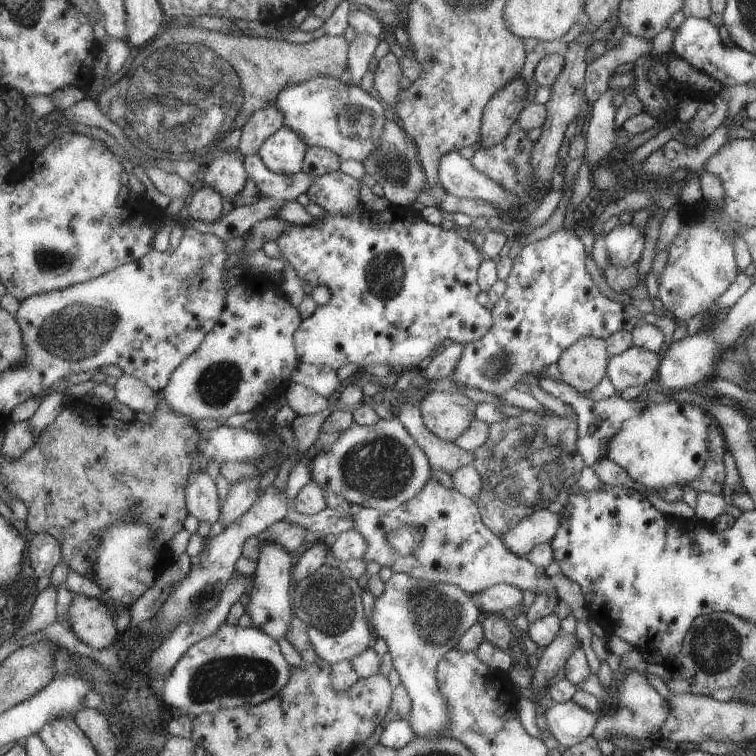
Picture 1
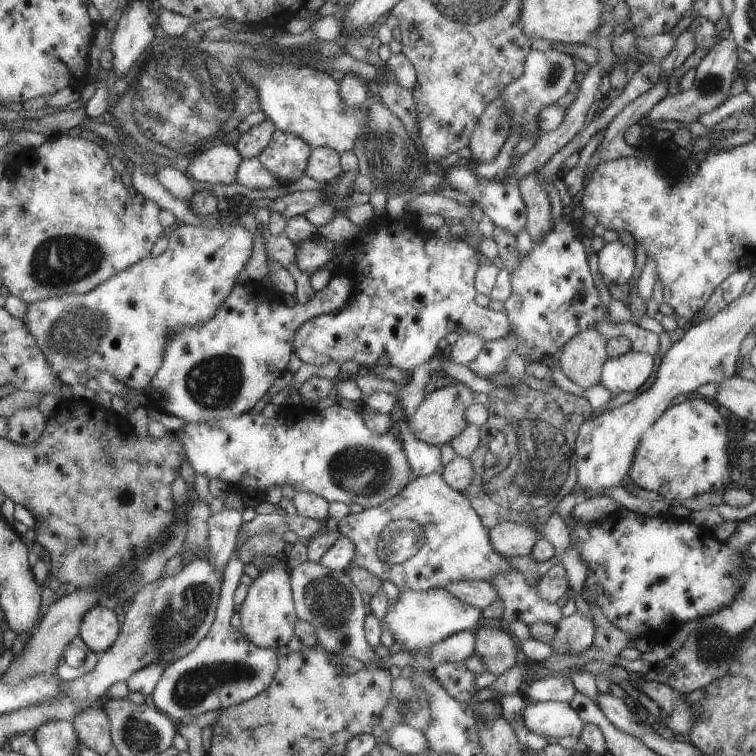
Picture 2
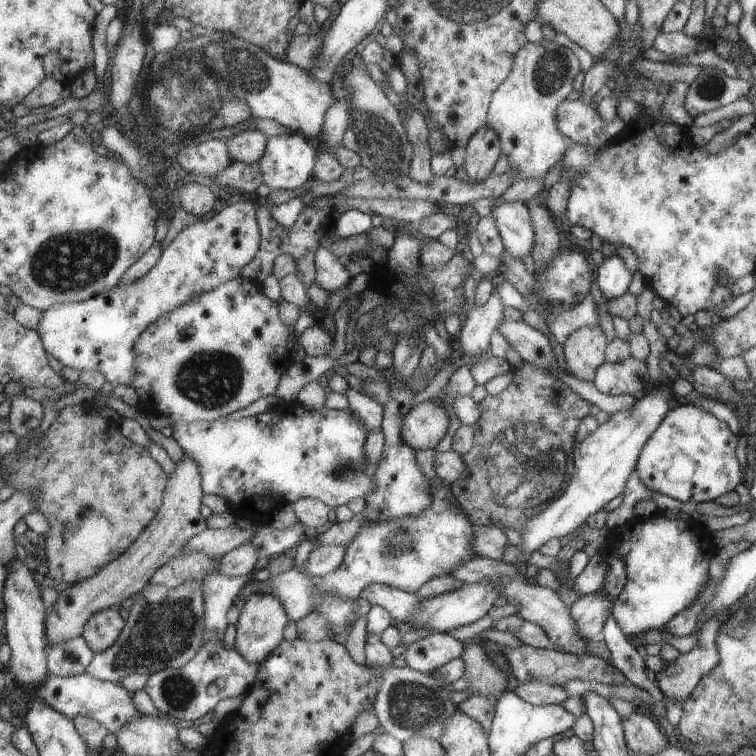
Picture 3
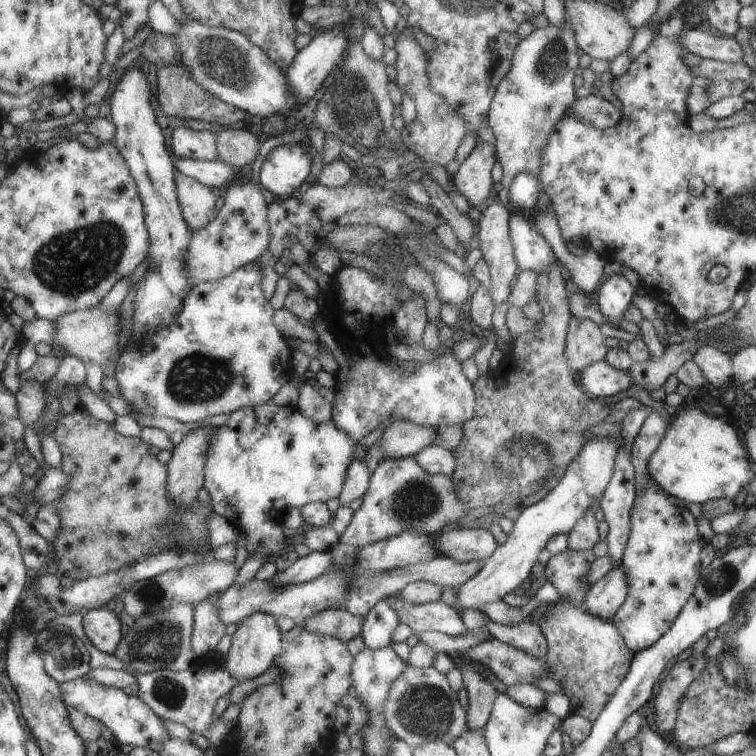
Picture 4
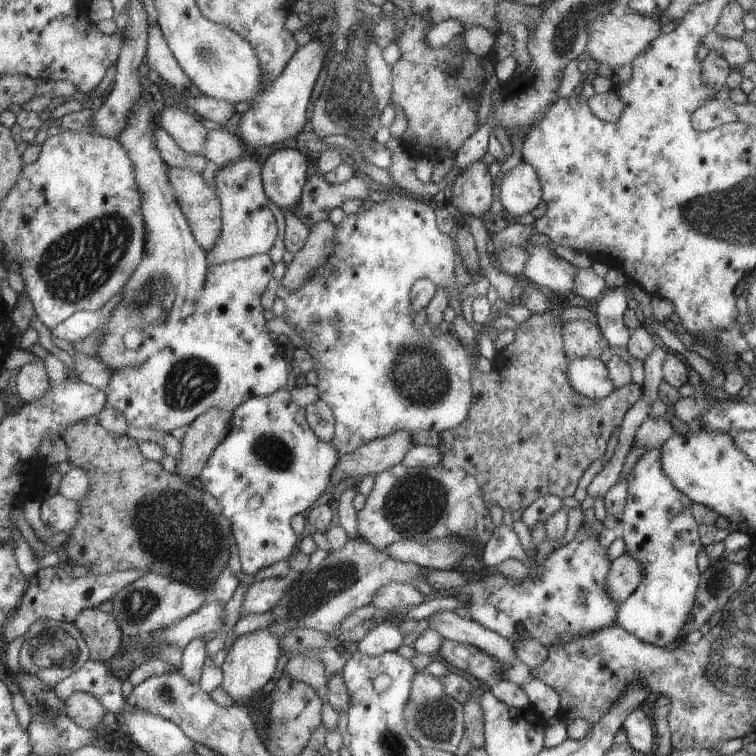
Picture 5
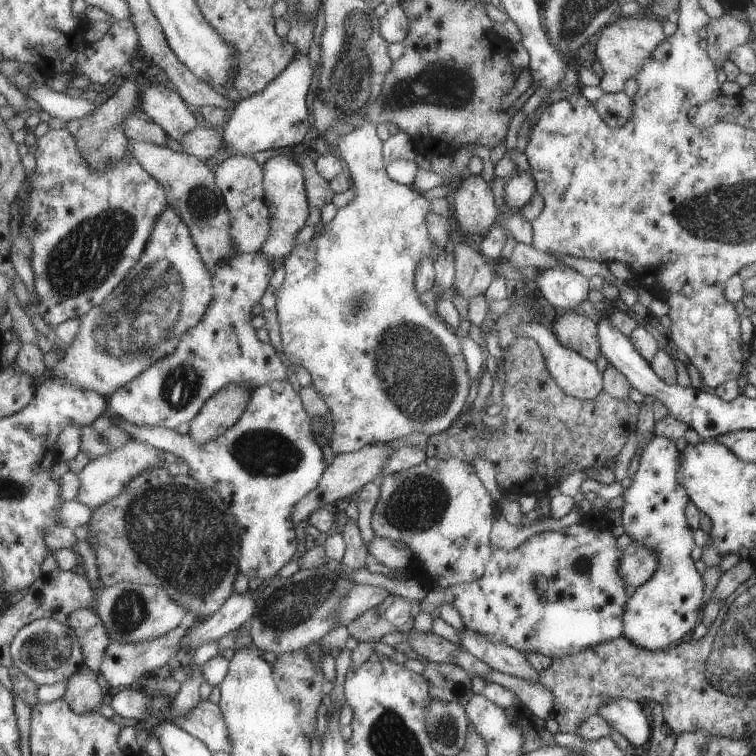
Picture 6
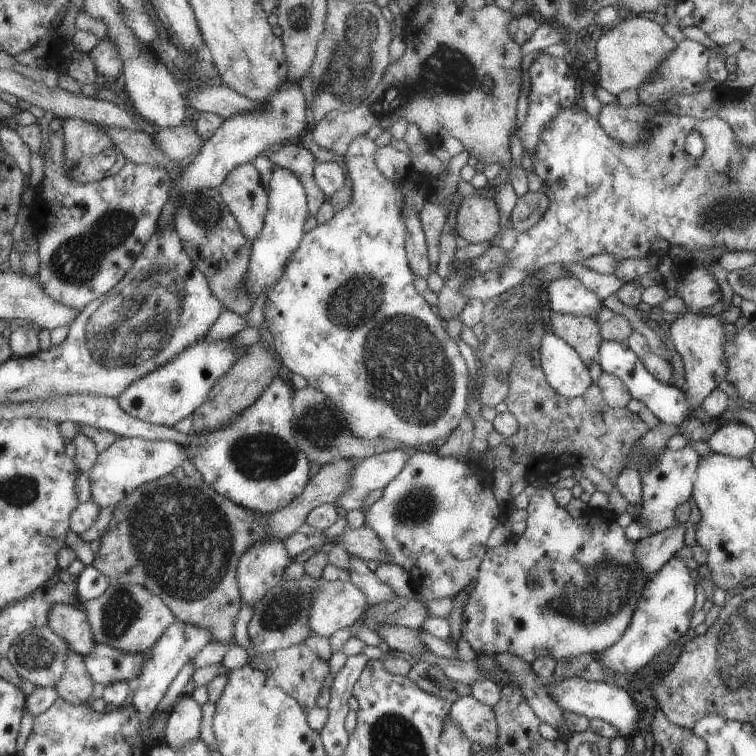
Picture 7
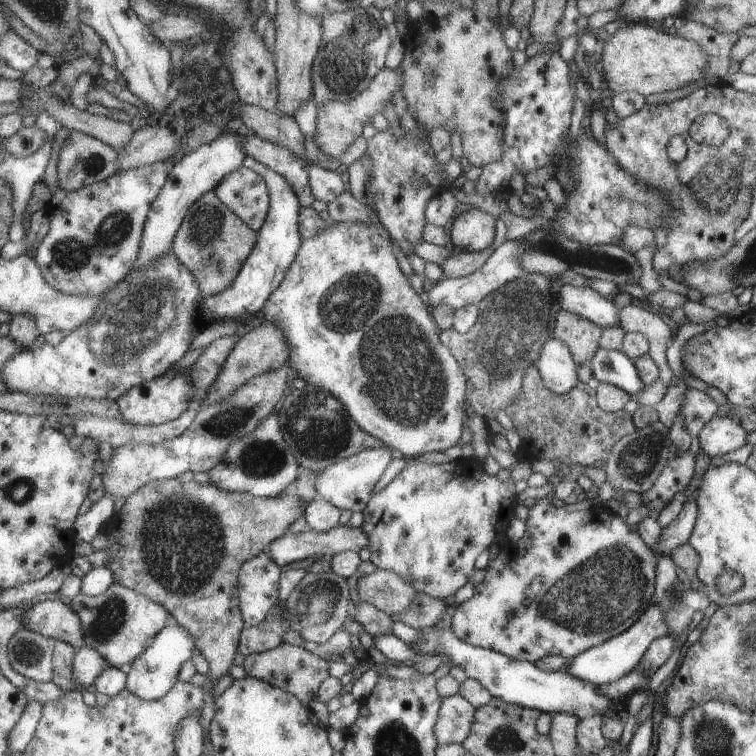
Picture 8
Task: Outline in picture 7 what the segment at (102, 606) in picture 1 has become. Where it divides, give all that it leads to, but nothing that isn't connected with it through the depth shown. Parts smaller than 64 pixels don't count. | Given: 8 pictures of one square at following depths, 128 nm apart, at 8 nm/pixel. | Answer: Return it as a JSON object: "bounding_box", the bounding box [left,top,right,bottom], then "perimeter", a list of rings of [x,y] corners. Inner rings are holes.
{"bounding_box":[49,604,98,656],"perimeter":[[[78,604],[54,605],[49,613],[49,626],[68,642],[72,650],[84,656],[90,655],[98,646],[89,615]]]}

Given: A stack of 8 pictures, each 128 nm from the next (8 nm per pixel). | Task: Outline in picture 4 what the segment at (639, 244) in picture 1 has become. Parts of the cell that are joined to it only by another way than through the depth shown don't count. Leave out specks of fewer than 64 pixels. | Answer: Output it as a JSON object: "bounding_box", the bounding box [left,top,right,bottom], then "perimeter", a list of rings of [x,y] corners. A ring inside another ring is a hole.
{"bounding_box":[594,275,635,324],"perimeter":[[[613,275],[601,281],[594,296],[600,307],[600,314],[610,324],[620,324],[634,295],[635,289],[624,275]]]}

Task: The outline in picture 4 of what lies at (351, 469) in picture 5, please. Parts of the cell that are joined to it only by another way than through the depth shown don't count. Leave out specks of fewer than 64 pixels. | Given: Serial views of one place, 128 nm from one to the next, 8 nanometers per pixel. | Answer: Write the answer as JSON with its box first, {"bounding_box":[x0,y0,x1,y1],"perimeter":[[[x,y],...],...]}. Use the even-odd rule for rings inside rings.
{"bounding_box":[380,420,436,458],"perimeter":[[[396,420],[380,436],[383,458],[414,456],[436,440],[436,426],[422,426],[410,420]]]}

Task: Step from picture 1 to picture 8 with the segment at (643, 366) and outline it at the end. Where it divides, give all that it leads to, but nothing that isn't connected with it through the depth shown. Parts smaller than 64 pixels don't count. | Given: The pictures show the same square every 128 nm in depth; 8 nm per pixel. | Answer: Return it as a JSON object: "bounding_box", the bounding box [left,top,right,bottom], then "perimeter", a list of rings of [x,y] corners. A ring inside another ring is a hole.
{"bounding_box":[536,340,579,393],"perimeter":[[[560,340],[546,342],[536,366],[546,388],[554,393],[568,393],[579,382],[576,373],[578,365],[570,348]]]}

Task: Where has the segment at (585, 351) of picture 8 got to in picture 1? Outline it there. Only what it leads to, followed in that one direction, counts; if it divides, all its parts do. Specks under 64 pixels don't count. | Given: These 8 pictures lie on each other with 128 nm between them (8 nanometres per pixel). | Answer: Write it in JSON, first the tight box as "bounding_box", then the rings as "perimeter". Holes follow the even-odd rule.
{"bounding_box":[557,337,606,393],"perimeter":[[[586,337],[574,342],[557,361],[562,380],[580,393],[596,388],[606,376],[606,341]]]}

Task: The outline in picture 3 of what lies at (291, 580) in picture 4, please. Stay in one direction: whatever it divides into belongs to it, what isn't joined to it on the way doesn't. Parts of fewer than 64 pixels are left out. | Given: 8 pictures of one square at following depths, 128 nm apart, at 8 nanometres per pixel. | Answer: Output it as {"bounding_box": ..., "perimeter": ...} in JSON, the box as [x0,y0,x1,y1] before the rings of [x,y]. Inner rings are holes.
{"bounding_box":[301,545,345,577],"perimeter":[[[323,545],[310,548],[305,566],[301,572],[310,577],[320,577],[333,572],[343,562],[345,548],[342,546]]]}

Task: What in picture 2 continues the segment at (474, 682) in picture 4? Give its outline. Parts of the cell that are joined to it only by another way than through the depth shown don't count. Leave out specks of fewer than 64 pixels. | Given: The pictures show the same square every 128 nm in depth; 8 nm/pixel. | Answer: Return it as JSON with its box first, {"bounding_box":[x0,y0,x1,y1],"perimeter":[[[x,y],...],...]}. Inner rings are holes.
{"bounding_box":[473,626,516,677],"perimeter":[[[486,626],[480,628],[475,634],[473,655],[480,658],[486,667],[486,671],[500,677],[514,667],[516,646],[510,640],[508,632],[502,632],[500,628]]]}

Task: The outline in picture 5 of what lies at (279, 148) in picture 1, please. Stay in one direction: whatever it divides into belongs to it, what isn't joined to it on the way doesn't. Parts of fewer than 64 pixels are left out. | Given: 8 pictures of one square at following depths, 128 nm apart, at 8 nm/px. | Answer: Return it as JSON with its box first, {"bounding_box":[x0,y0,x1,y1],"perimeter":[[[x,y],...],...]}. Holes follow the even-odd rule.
{"bounding_box":[262,149,308,210],"perimeter":[[[277,149],[267,154],[262,163],[265,193],[282,210],[298,206],[308,176],[306,157],[297,149]]]}

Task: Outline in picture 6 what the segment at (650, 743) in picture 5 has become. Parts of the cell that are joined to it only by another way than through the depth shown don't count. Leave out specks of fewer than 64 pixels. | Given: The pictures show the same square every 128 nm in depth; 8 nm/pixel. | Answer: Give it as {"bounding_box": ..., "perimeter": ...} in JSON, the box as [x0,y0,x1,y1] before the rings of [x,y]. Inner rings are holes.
{"bounding_box":[599,698,650,746],"perimeter":[[[614,698],[614,702],[602,704],[599,715],[608,722],[612,730],[623,734],[634,746],[642,746],[650,740],[650,726],[639,701]]]}

